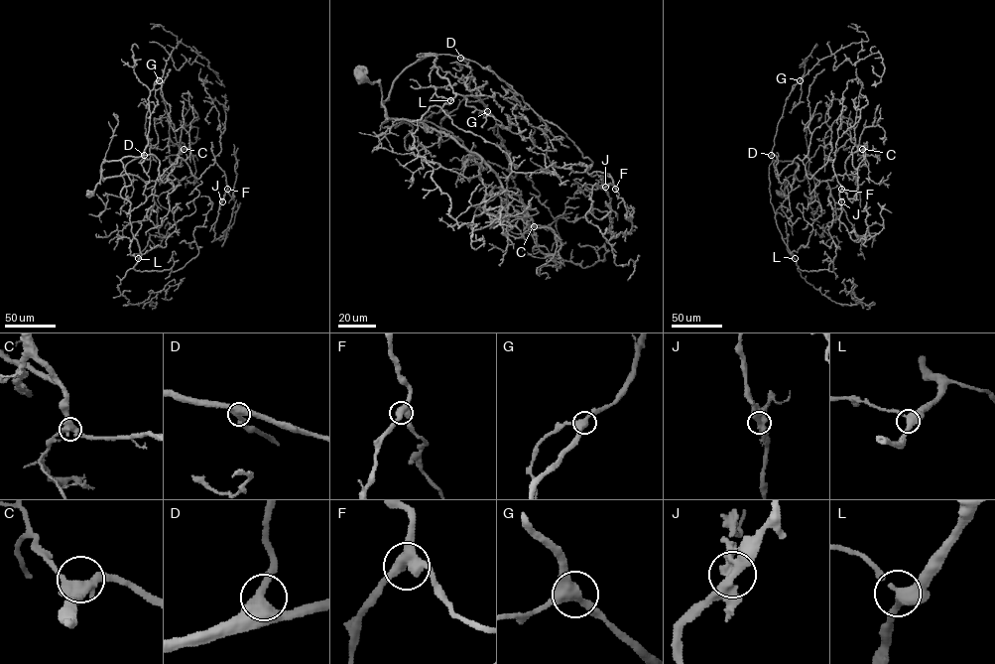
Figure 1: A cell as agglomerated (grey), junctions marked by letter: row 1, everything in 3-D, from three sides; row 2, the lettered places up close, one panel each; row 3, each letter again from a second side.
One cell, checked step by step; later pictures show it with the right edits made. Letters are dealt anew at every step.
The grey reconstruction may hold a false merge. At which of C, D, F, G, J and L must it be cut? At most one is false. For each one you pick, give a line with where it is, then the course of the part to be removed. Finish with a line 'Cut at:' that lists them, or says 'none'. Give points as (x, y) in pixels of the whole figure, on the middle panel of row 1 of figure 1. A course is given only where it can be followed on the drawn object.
Cut at: none

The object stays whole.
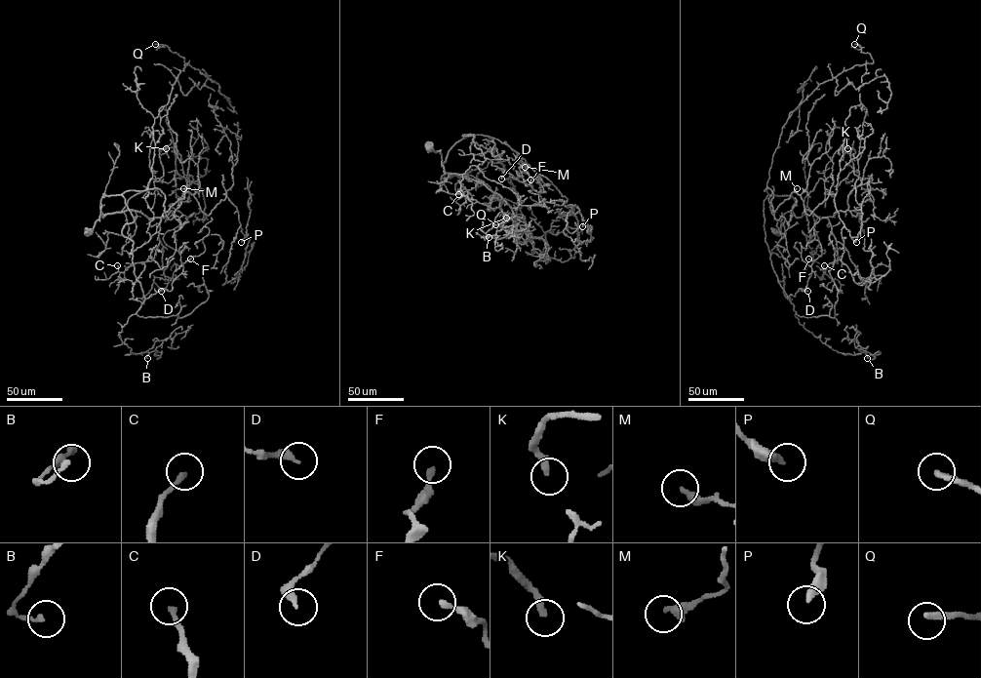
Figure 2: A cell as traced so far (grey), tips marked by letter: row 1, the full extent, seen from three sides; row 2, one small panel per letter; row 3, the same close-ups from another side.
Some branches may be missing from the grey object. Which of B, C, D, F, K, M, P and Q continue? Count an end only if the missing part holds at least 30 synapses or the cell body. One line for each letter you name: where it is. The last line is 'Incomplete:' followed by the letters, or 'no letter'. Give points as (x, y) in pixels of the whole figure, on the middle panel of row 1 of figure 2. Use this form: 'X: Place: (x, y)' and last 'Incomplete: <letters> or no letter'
Q: Place: (495, 224)
Incomplete: Q

